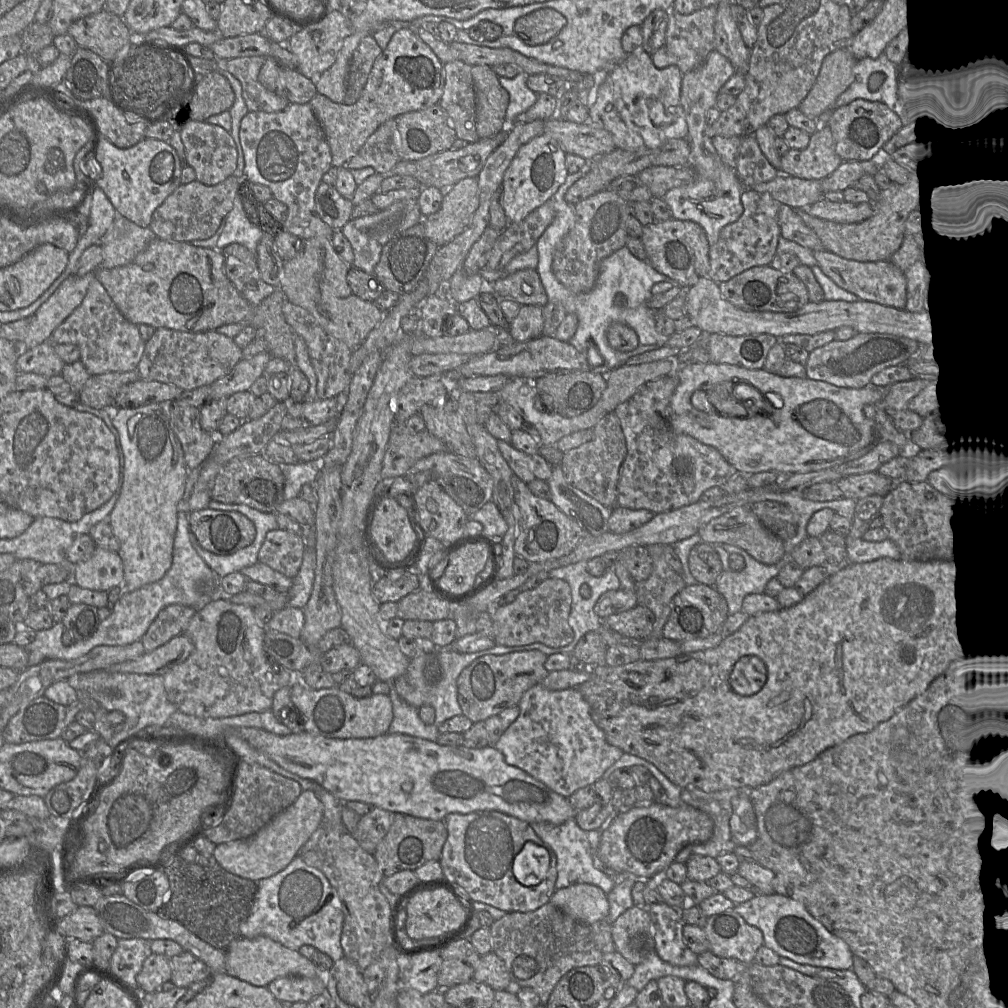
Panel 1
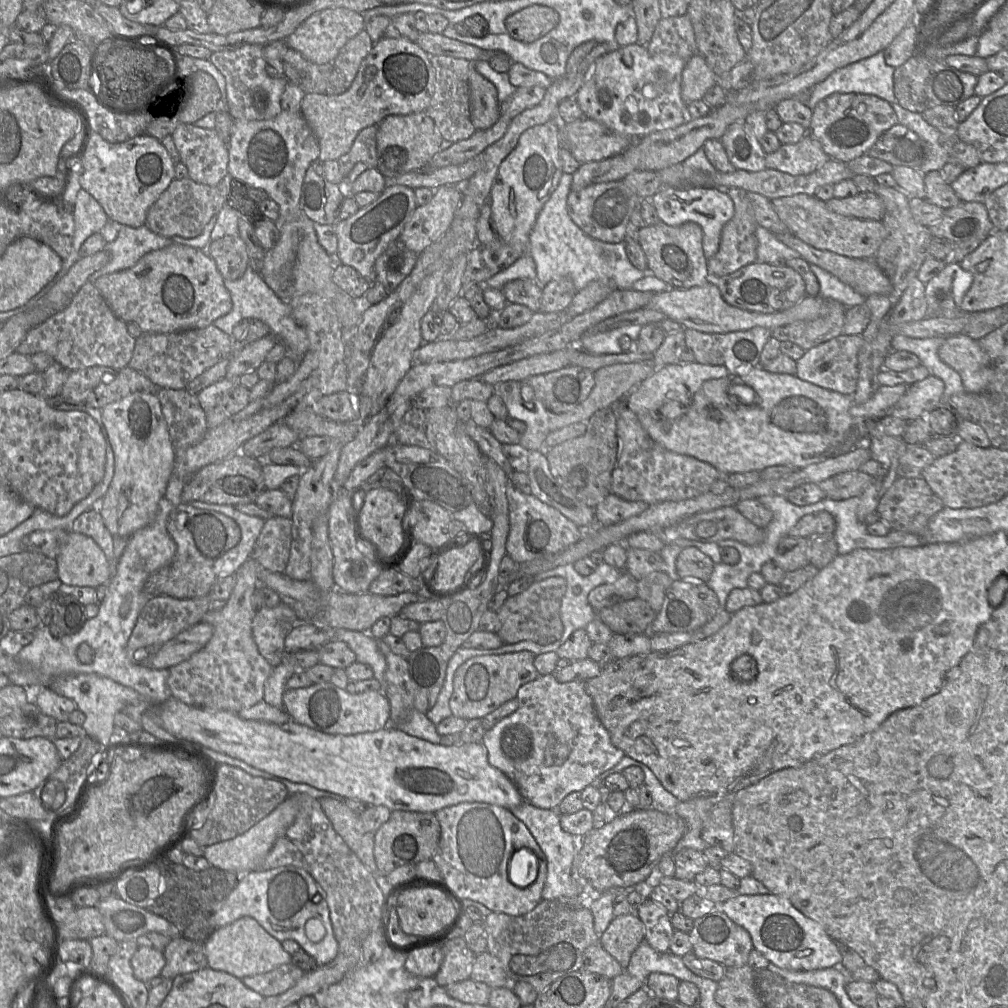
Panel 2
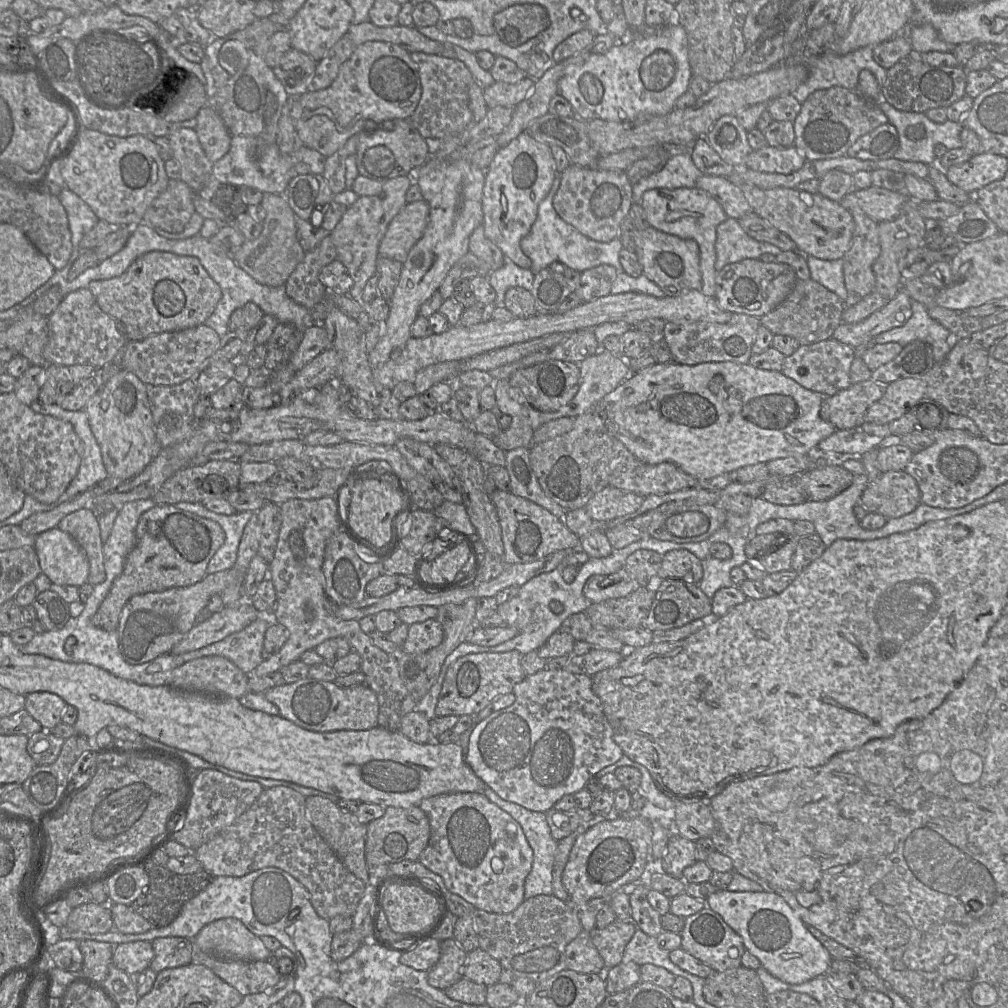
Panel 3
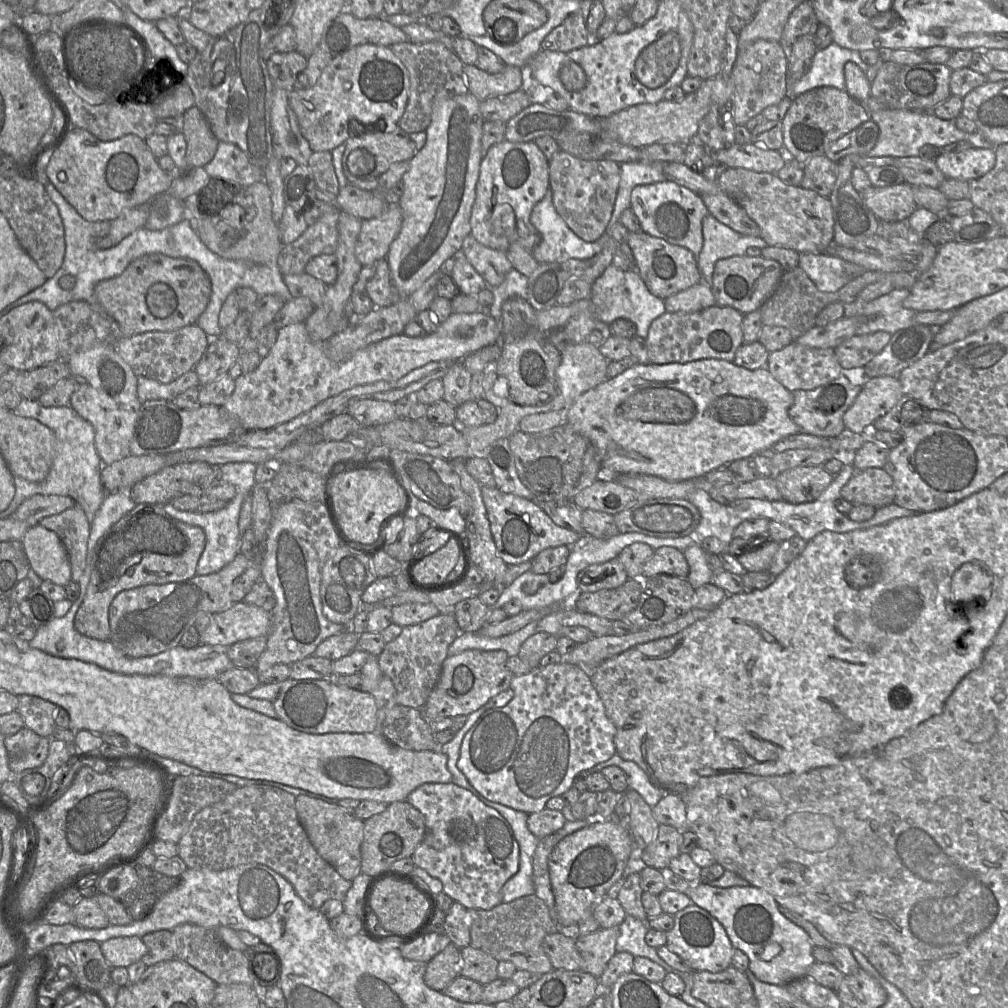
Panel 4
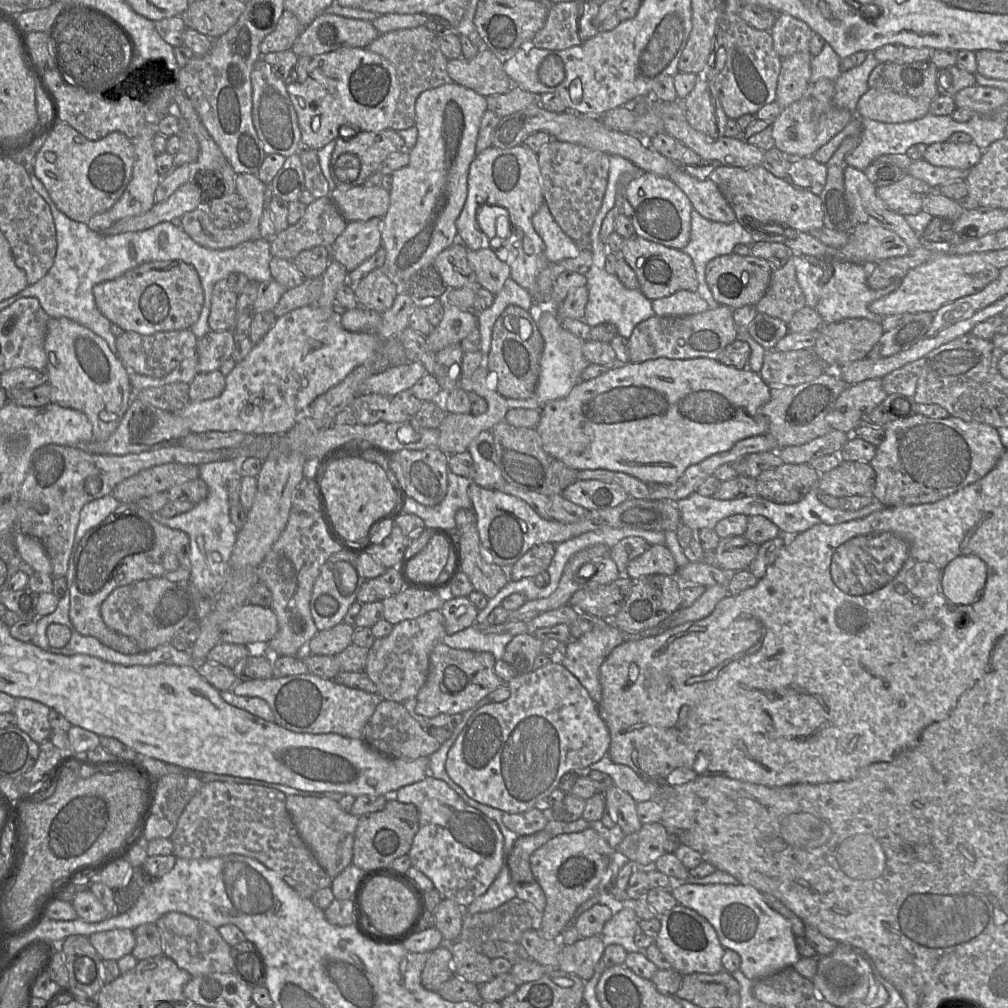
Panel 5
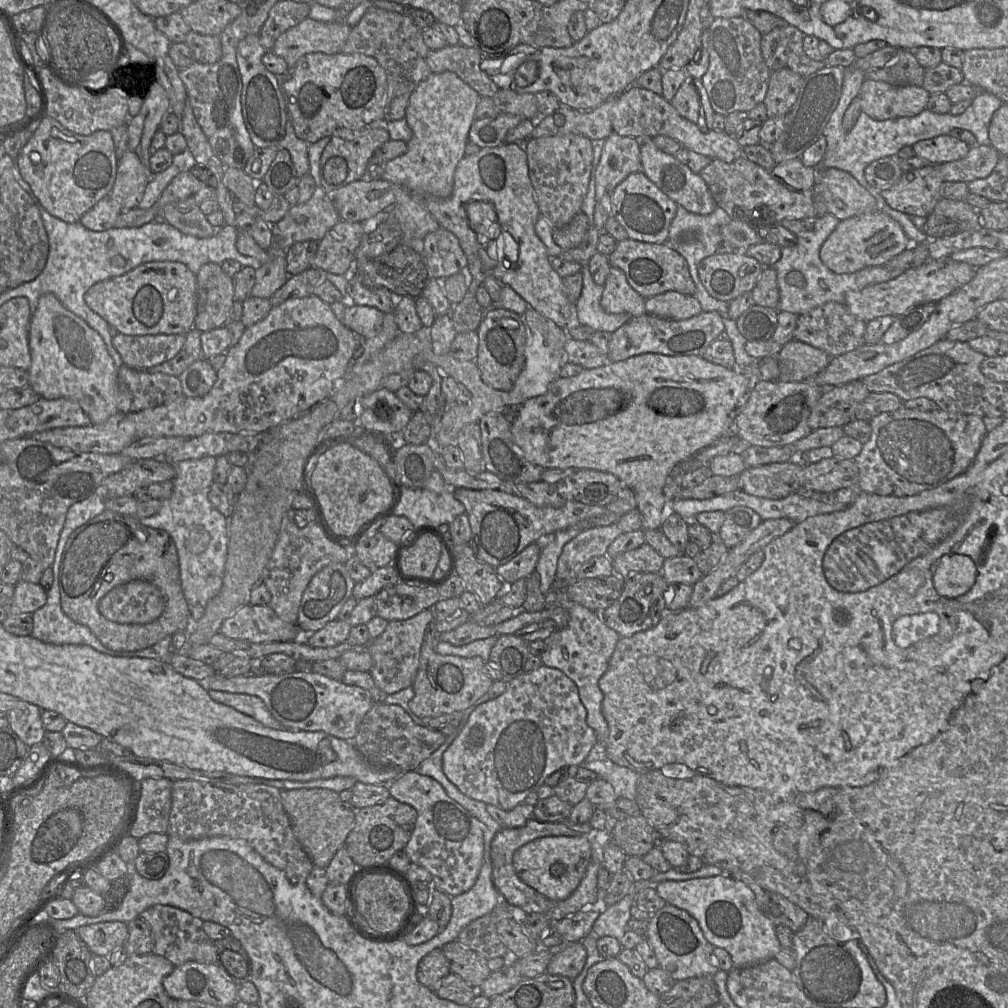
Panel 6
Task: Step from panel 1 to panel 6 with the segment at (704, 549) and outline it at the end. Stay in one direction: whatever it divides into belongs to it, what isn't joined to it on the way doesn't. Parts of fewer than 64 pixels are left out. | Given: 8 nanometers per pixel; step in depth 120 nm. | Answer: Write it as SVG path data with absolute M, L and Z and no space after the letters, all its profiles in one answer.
M644 543L638 548L618 554L611 560L613 573L627 578L633 573L660 573L664 558L650 545Z

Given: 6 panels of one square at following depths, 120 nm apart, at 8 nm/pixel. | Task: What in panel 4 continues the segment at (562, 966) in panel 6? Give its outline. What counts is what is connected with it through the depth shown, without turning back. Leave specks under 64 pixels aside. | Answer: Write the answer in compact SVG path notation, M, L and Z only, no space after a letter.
M600 928L597 931L579 936L576 939L576 948L582 959L582 970L596 978L600 978L607 963L616 953L616 941L619 928Z

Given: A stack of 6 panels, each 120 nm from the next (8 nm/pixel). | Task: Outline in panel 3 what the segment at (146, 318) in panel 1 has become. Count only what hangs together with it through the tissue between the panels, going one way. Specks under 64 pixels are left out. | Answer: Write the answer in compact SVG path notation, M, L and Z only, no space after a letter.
M163 251L139 256L121 275L91 281L88 289L100 309L123 324L128 341L202 325L222 296L219 285L197 258Z

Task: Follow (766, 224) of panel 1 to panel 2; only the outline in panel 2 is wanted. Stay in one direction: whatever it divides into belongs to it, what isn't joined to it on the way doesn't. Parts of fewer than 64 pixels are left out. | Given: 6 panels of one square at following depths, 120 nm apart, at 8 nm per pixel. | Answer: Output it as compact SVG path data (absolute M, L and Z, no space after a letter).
M728 189L727 193L734 203L734 216L722 228L720 245L717 253L708 260L709 281L729 275L740 268L755 263L757 259L758 241L756 230L758 224L755 219L754 209L744 189Z

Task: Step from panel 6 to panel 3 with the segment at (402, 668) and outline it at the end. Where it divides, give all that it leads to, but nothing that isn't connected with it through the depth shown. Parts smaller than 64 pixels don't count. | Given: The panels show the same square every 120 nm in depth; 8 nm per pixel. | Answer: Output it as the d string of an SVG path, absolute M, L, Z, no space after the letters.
M428 619L409 625L407 638L401 649L406 653L422 653L437 647L442 640L442 625L436 619Z

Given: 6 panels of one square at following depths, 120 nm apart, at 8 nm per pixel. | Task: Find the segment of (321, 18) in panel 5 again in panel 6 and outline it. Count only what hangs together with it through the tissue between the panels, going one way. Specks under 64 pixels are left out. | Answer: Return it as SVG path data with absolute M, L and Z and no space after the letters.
M307 17L281 34L271 52L282 57L288 69L292 69L306 54L341 52L351 30L343 21L322 22Z

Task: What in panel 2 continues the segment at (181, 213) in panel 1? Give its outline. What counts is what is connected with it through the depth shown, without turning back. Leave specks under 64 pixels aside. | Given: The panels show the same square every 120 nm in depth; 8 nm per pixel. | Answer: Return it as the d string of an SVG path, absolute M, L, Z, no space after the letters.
M227 175L217 185L208 186L189 178L174 179L147 211L144 225L152 232L167 238L197 237L226 204L231 180L233 178Z

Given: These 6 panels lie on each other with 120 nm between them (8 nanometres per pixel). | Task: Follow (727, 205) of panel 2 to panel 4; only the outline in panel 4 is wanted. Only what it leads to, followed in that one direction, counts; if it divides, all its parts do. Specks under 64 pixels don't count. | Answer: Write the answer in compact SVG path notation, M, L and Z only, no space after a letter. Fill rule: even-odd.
M664 180L636 186L631 192L630 209L638 217L641 231L685 247L695 256L700 253L703 247L702 220L709 214L701 195L674 181ZM703 280L663 300L667 312L696 312L716 305L711 287Z

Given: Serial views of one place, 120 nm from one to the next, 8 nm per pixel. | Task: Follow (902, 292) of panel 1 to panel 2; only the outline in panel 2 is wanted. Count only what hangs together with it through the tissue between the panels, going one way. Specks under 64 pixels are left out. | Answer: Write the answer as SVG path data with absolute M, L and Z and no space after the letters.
M778 234L777 239L795 250L809 264L831 273L864 297L873 294L887 295L892 291L888 276L875 259L850 258L826 250L816 249L793 234Z

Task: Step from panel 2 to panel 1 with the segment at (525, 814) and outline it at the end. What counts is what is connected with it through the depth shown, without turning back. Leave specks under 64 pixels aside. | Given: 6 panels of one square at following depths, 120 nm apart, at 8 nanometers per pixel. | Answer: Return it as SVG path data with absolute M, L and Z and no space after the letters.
M573 818L559 825L542 822L529 824L536 834L554 850L557 856L556 890L574 884L591 884L608 894L614 888L616 883L594 866L593 849L589 843L587 831L581 829Z

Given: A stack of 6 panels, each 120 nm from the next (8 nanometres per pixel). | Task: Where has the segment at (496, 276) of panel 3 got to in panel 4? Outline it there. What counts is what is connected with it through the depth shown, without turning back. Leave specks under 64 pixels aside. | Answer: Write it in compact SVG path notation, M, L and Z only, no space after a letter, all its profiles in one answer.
M515 268L507 274L505 280L496 287L489 287L494 299L489 307L488 315L497 322L501 321L502 304L511 297L520 297L528 300L528 277L518 272Z

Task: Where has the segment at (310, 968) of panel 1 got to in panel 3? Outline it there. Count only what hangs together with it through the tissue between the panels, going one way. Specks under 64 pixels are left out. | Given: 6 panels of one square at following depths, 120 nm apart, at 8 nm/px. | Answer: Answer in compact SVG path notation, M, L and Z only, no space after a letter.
M233 917L205 925L193 940L206 953L238 960L266 961L271 954L260 937Z

